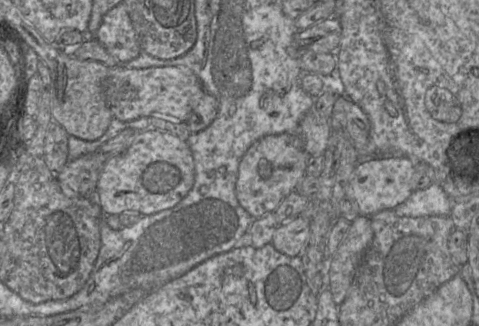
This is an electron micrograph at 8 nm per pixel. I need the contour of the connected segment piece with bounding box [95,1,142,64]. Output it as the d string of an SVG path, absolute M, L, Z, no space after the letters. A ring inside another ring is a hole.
M123 1L104 15L95 39L119 64L135 59L142 51Z

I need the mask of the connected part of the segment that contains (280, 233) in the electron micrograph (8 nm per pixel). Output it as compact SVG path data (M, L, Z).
M301 216L279 225L271 244L289 257L300 256L310 235L310 221Z

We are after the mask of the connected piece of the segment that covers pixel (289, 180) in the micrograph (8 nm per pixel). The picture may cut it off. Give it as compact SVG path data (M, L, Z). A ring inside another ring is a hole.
M299 134L267 135L254 142L241 158L238 166L235 194L239 204L253 219L274 212L306 176L309 156L302 147Z

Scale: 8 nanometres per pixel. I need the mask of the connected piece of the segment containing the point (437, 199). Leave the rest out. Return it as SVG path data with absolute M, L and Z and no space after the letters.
M433 183L429 187L413 191L412 194L393 210L398 216L448 216L453 201L440 185Z

